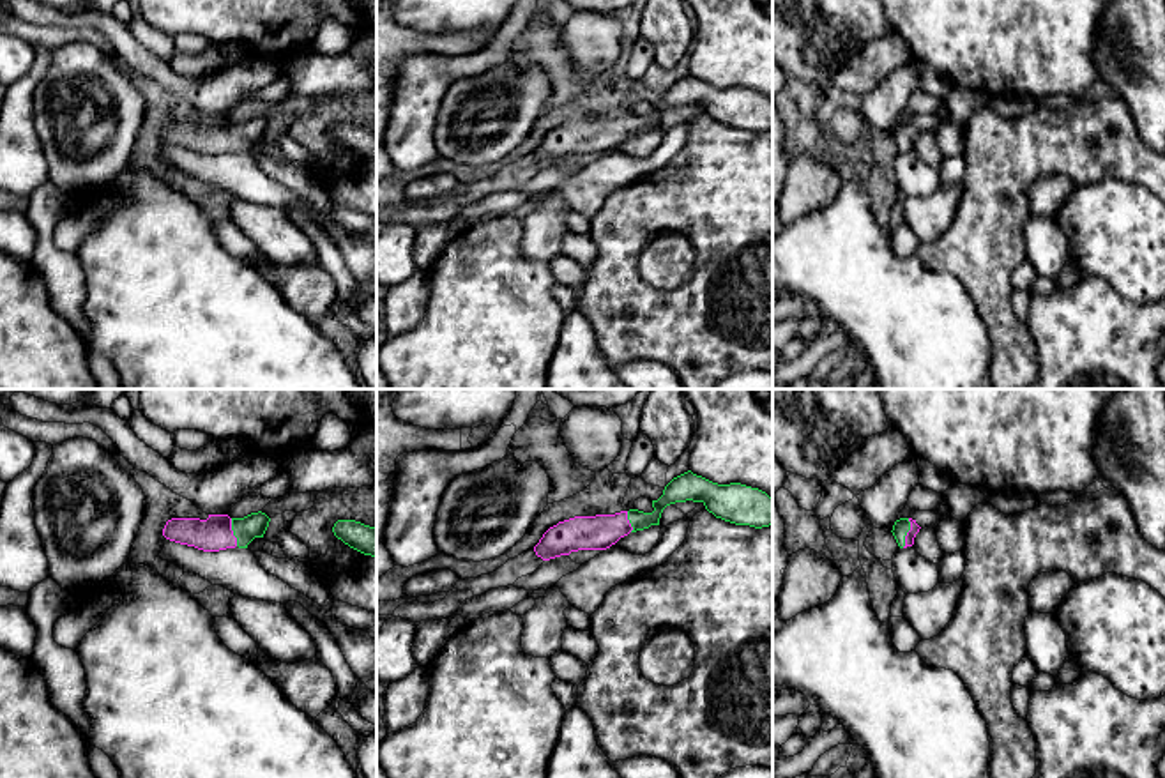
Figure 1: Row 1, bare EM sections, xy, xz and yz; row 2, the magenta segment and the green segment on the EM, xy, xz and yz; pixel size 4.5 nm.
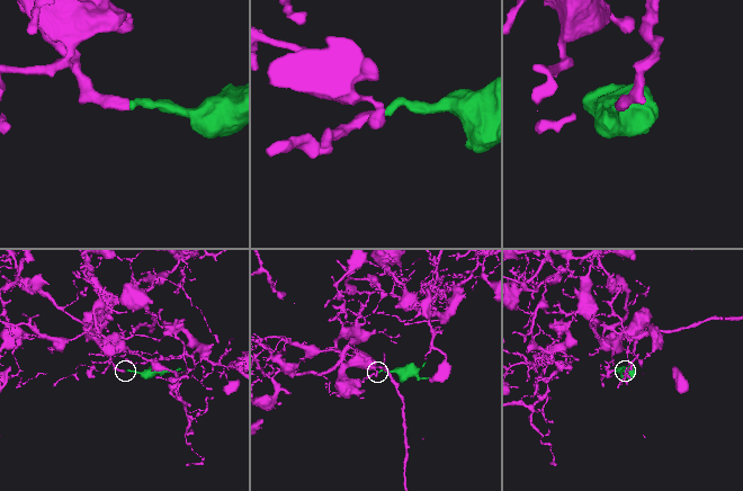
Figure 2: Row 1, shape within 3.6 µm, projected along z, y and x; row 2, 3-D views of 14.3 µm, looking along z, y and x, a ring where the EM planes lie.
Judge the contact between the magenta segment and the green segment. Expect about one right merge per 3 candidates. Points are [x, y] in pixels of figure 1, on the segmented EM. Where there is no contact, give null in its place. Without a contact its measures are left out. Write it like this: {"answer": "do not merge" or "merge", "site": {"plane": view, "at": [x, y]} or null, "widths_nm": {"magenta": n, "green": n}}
{"answer": "merge", "site": {"plane": "yz", "at": [907, 533]}, "widths_nm": {"magenta": 50, "green": 70}}

